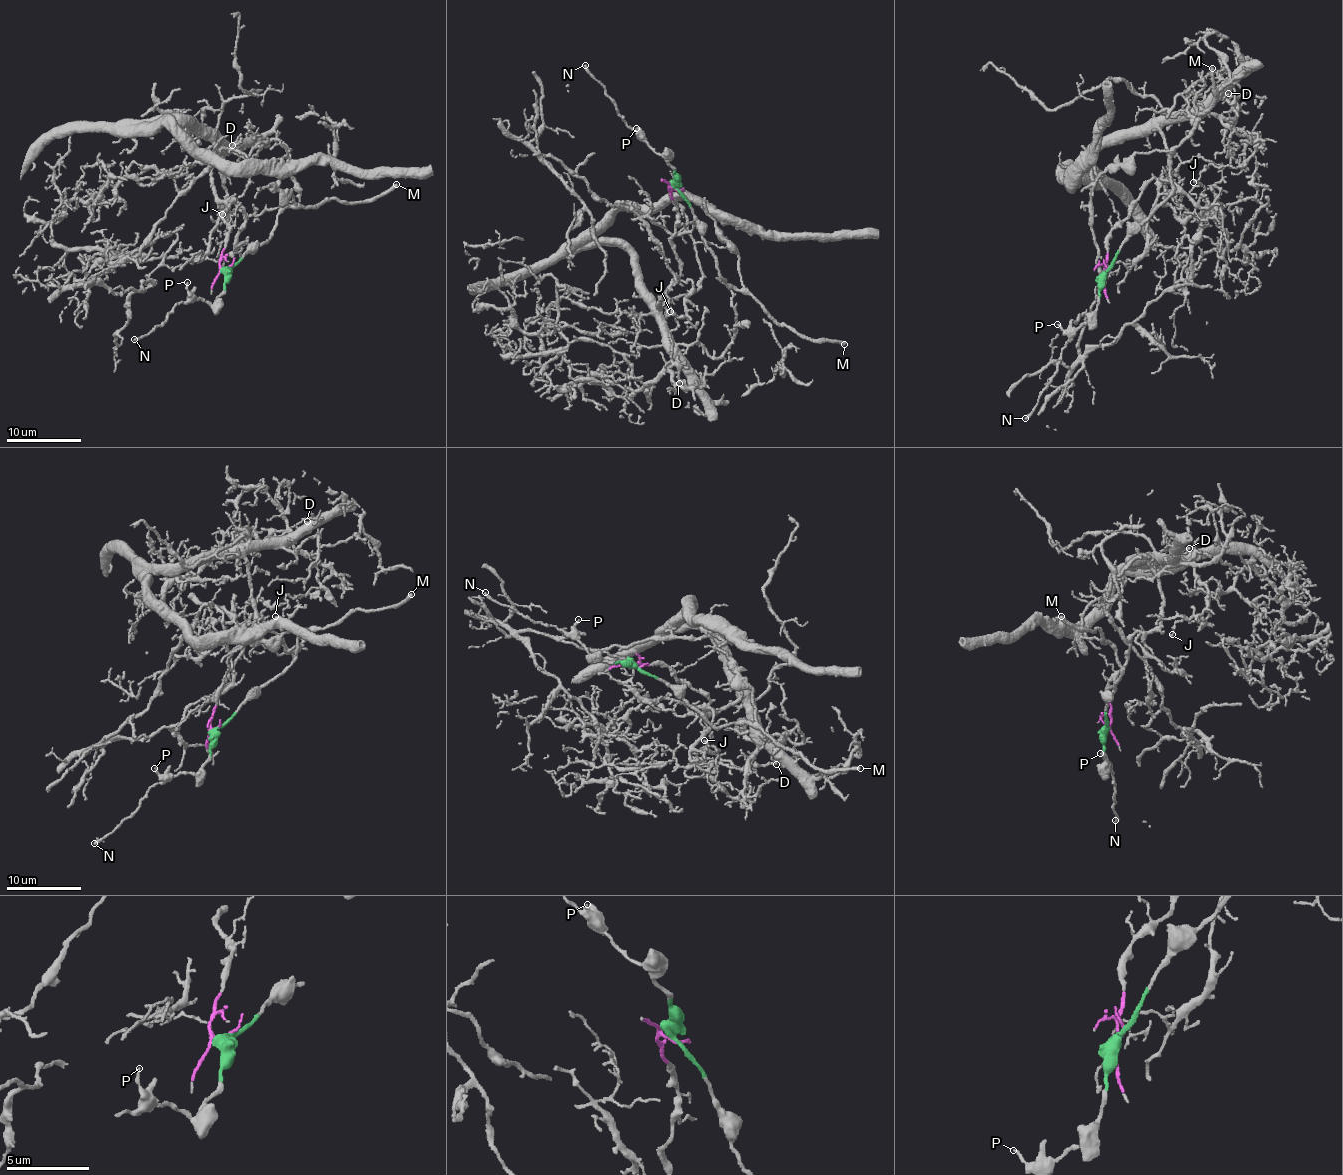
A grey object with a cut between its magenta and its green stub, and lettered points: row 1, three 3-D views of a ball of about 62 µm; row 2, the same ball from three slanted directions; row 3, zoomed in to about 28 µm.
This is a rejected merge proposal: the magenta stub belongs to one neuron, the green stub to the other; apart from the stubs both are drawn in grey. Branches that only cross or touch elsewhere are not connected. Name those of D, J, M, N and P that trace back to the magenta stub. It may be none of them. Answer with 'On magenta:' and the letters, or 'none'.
On magenta: D, J

